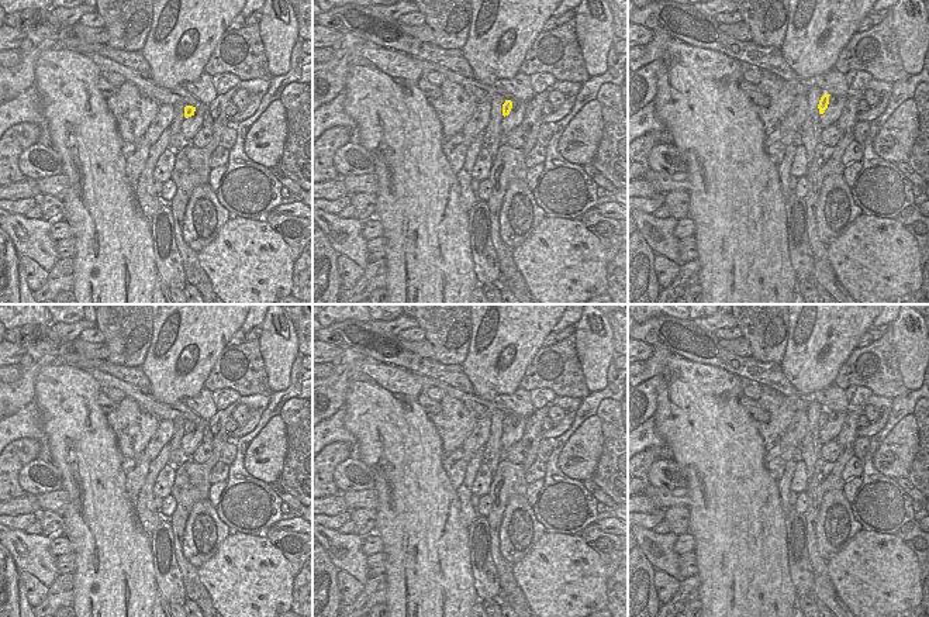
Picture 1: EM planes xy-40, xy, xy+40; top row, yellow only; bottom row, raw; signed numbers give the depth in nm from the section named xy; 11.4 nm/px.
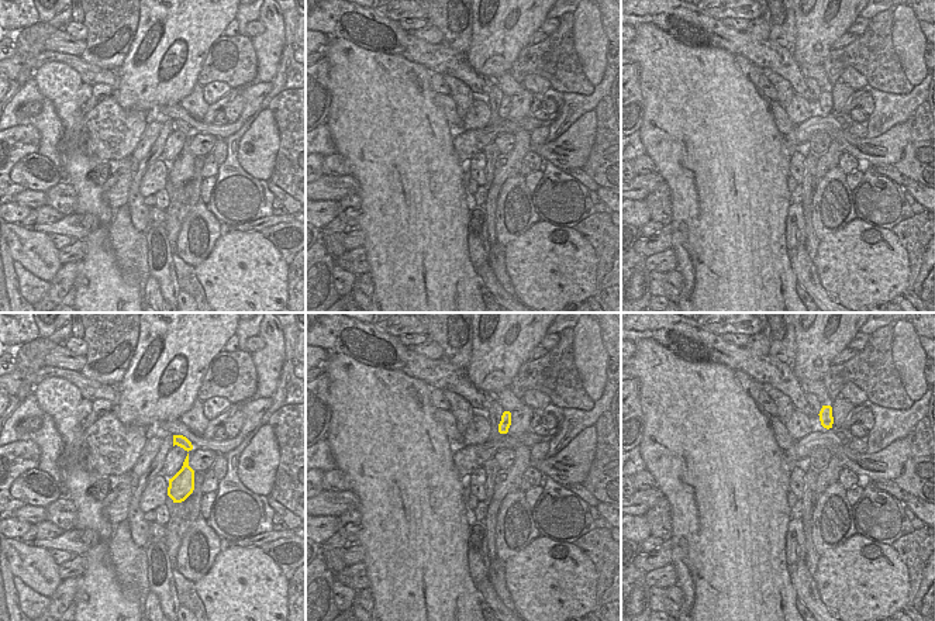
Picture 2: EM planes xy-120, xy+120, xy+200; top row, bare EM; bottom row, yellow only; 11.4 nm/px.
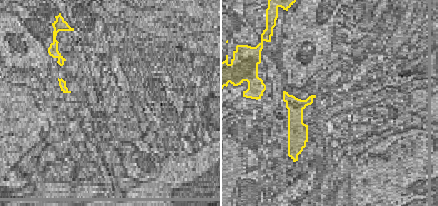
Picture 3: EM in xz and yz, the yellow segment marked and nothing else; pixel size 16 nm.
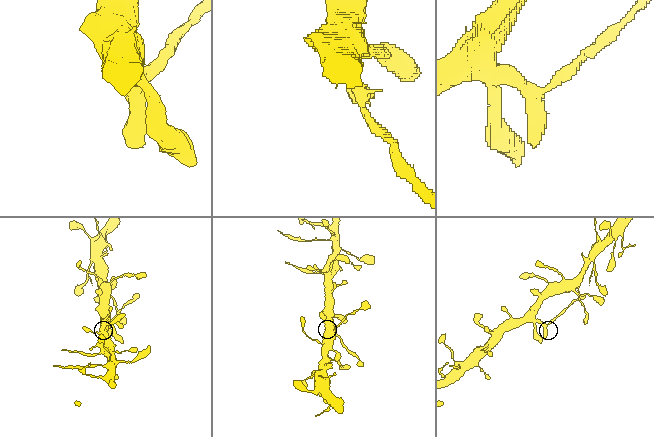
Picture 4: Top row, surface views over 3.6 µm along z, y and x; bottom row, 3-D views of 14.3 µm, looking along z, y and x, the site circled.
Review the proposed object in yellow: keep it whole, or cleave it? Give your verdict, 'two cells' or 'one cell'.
two cells

